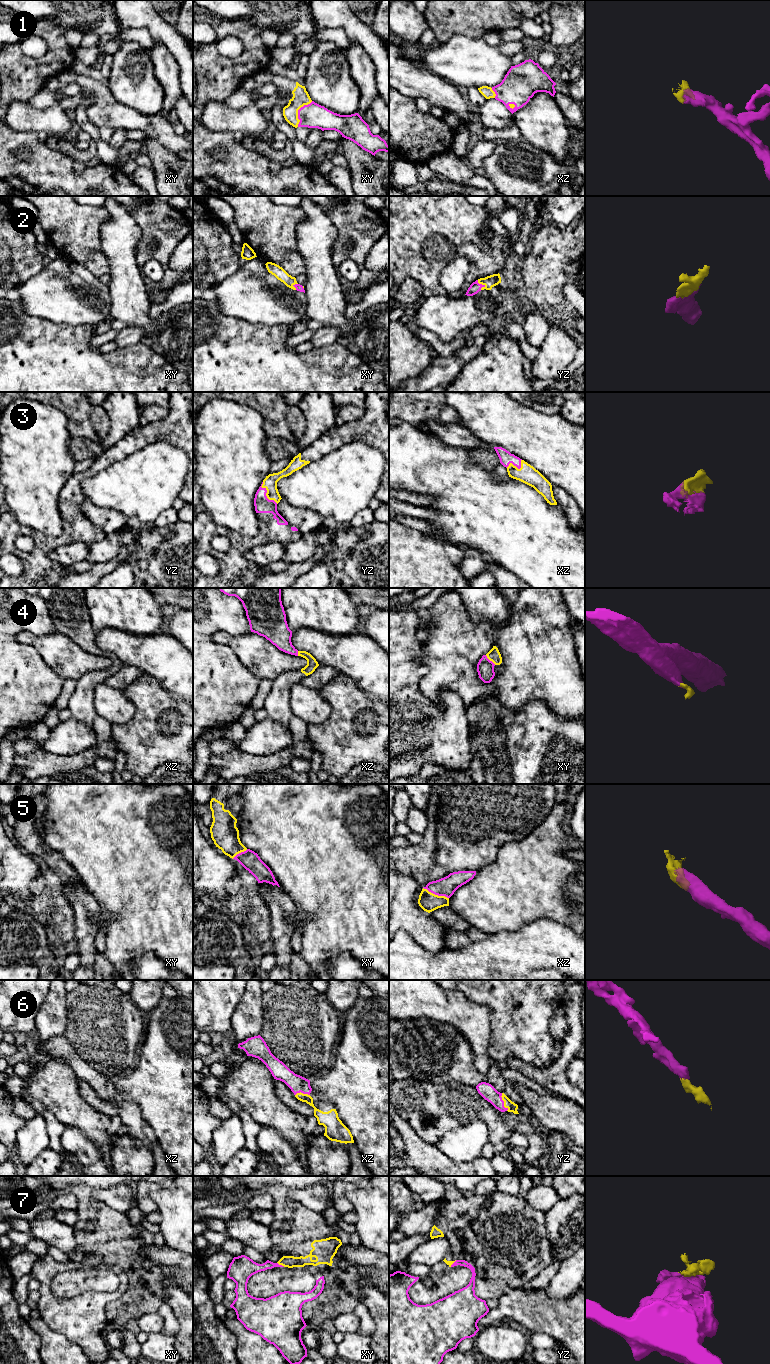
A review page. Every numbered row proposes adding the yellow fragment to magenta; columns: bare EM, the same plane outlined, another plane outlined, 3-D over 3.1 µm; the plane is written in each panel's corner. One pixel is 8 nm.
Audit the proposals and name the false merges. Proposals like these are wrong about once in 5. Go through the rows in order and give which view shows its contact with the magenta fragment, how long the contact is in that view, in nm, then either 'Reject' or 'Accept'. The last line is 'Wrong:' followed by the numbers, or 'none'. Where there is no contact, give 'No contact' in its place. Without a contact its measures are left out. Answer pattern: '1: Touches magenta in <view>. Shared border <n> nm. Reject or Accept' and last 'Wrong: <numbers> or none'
1: Touches magenta in xy. Shared border 240 nm. Accept
2: Touches magenta in yz. Shared border 90 nm. Accept
3: Touches magenta in yz. Shared border 220 nm. Accept
4: Touches magenta in xy. Shared border 120 nm. Accept
5: Touches magenta in xz. Shared border 220 nm. Accept
6: Touches magenta in yz. Shared border 150 nm. Accept
7: Touches magenta in xy. Shared border 70 nm. Reject
Wrong: 7

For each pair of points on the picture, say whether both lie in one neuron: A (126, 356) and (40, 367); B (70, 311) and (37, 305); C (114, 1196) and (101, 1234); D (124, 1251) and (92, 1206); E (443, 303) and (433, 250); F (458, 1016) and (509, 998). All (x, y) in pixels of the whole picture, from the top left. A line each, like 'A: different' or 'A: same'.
A: same
B: same
C: different
D: same
E: different
F: different

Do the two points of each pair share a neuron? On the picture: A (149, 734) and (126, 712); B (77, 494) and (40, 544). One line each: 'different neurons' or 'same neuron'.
A: different neurons
B: same neuron

